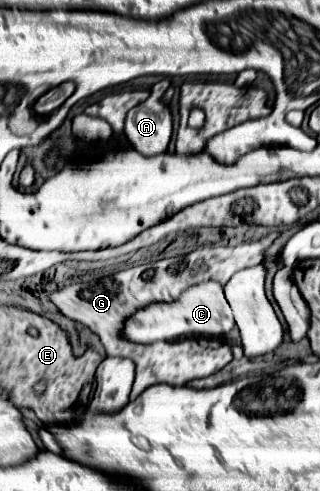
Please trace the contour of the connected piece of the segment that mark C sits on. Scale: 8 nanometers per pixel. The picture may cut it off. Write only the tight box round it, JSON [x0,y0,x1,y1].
[126,281,234,343]

